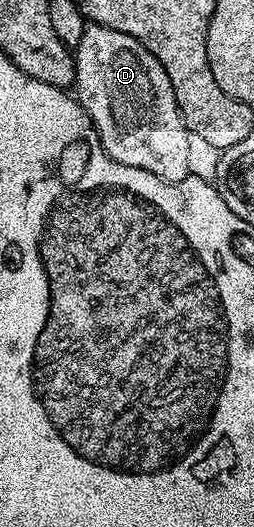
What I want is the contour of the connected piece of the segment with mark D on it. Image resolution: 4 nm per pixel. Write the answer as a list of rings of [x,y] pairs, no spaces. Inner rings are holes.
[[[89,24],[74,47],[74,96],[96,128],[98,139],[118,163],[150,171],[164,181],[189,177],[188,128],[178,111],[170,75],[136,37],[105,25]]]

